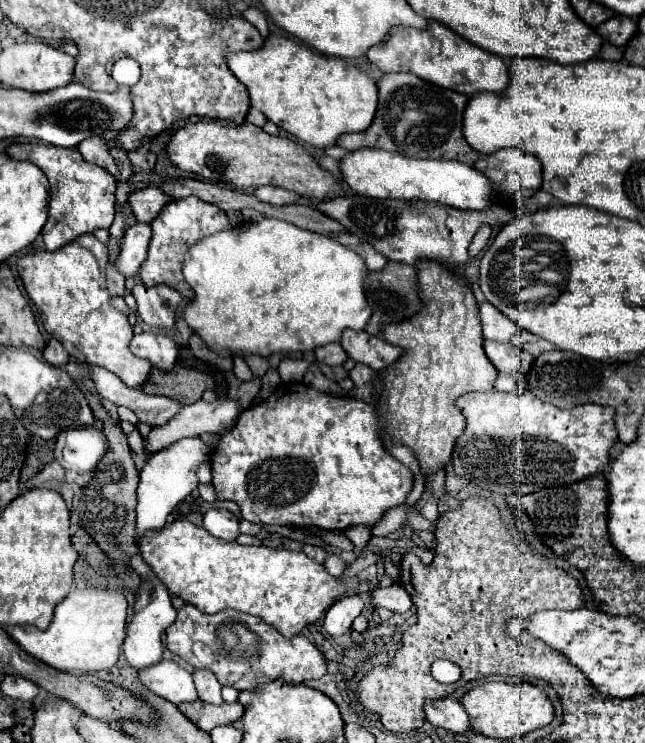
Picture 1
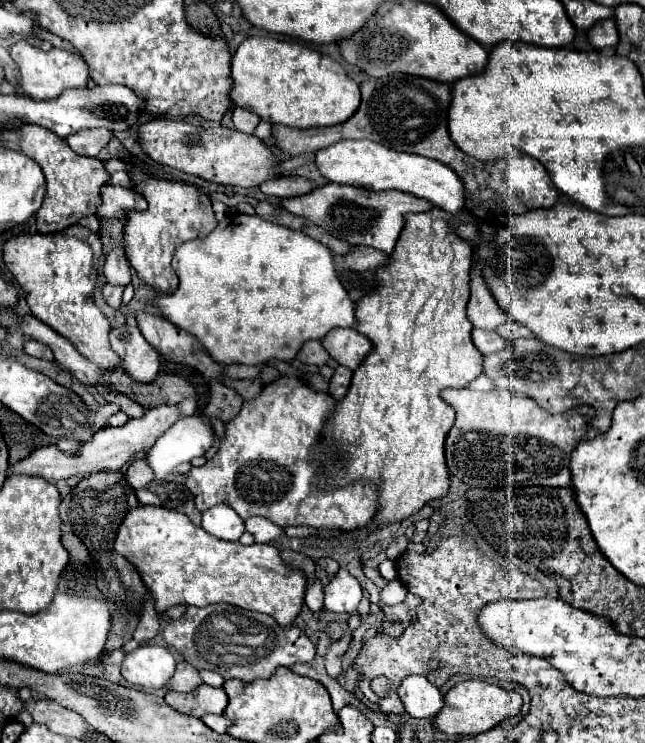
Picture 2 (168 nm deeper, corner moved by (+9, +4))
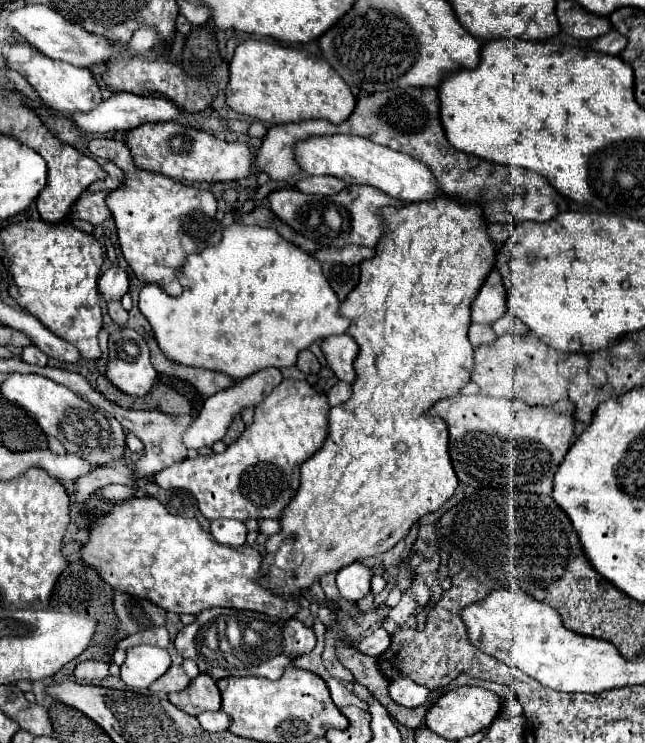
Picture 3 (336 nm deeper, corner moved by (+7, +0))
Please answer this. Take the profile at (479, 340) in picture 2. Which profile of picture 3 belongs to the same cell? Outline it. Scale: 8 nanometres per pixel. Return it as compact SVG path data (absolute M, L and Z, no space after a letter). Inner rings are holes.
M473 323L469 327L469 341L473 347L479 347L481 343L491 343L497 335L493 333L493 329L489 325L477 325Z

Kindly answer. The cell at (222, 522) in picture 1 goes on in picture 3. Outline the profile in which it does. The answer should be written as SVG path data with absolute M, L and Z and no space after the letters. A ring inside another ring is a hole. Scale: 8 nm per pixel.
M215 519L215 521L211 521L211 535L221 545L239 547L239 545L245 545L247 529L237 519Z

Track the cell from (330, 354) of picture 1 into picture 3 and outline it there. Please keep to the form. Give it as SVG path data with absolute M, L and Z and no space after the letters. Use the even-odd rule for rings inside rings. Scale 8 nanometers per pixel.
M309 349L301 351L301 355L299 355L299 359L297 359L297 367L299 367L299 371L303 371L305 375L309 375L309 373L317 375L317 373L319 373L319 369L321 369L321 365L319 365L317 357L315 357Z

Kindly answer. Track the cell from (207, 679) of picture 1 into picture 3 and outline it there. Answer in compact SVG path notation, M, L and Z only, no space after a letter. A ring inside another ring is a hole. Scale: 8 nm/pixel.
M171 665L165 675L161 675L149 689L153 693L173 693L173 691L183 691L189 685L189 677L179 665Z

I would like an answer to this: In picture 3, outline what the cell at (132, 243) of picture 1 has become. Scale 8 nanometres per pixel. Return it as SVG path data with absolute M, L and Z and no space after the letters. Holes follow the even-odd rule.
M113 265L99 277L97 285L99 285L99 293L105 297L105 301L113 301L113 299L121 299L127 293L129 277L119 265Z

